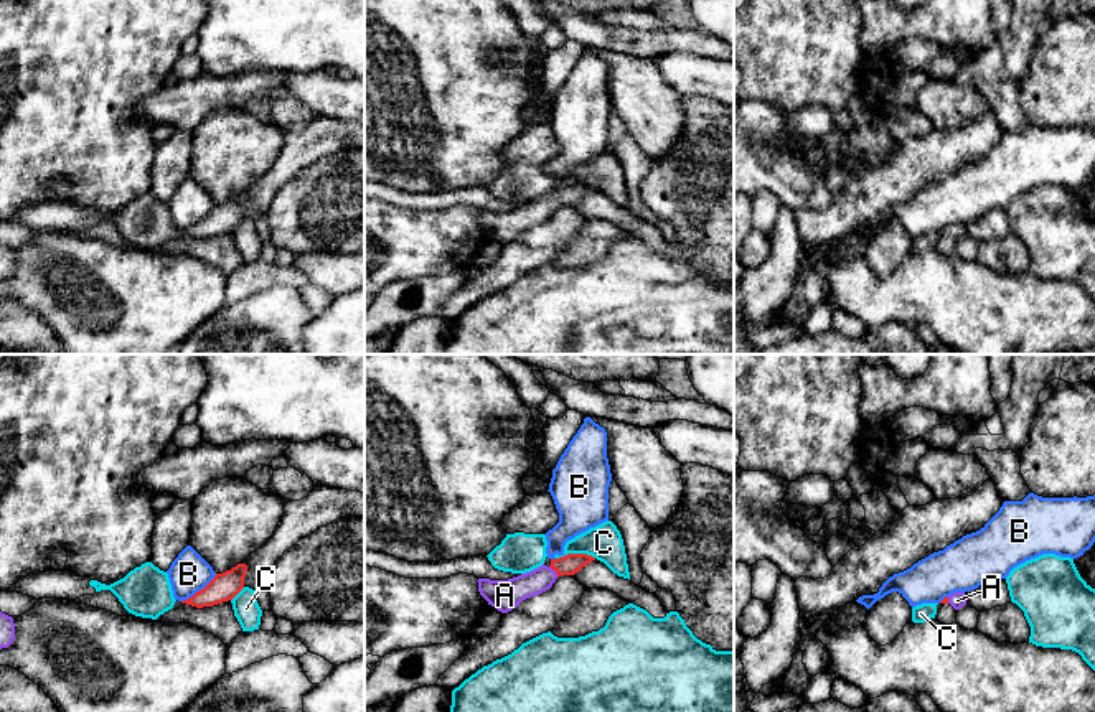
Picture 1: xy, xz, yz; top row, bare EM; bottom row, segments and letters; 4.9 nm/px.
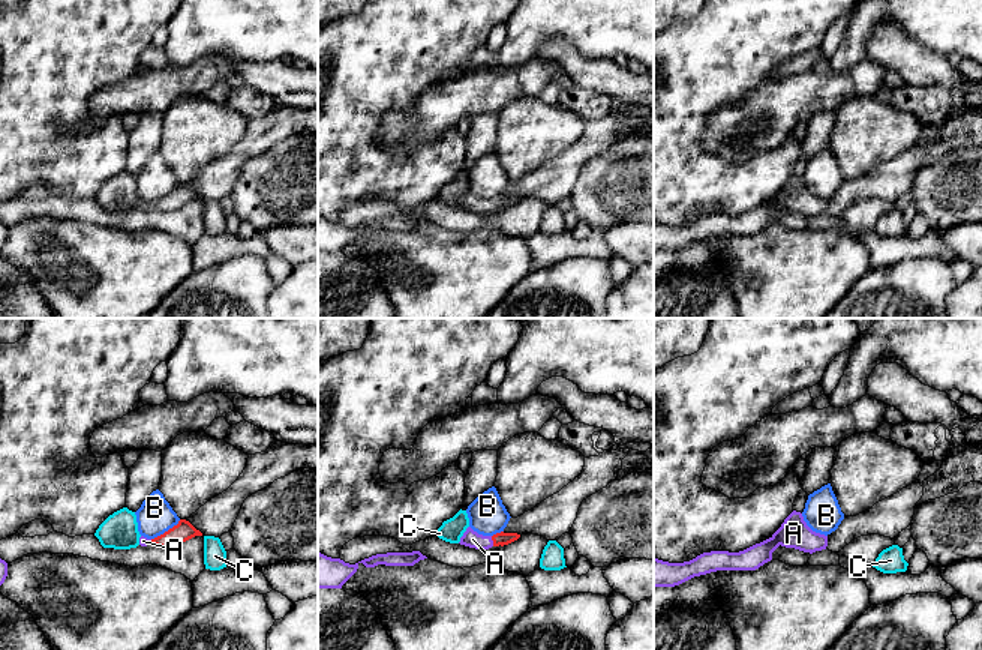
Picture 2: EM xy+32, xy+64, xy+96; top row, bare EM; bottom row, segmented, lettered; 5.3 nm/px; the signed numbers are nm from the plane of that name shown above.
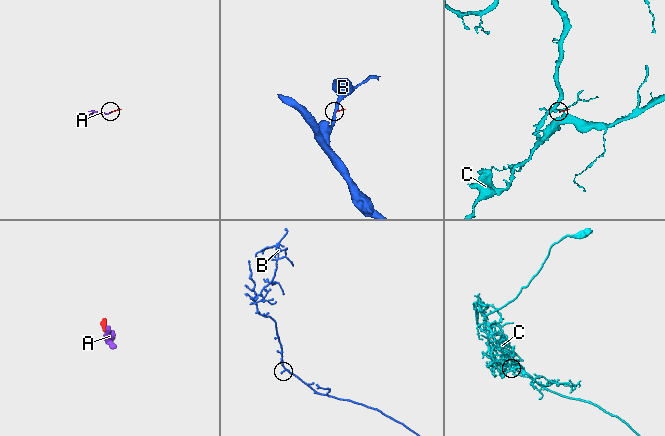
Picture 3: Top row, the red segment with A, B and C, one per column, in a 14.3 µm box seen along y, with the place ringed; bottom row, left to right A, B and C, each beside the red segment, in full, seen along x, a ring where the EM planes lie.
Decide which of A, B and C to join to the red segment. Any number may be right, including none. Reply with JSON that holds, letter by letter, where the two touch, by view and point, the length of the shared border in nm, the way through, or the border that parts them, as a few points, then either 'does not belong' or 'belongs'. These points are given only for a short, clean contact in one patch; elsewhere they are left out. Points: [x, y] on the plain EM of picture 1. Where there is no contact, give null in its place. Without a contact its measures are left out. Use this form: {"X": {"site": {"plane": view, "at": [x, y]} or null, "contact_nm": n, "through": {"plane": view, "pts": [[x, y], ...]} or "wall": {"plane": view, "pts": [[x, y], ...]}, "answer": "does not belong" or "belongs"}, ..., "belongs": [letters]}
{"A": {"site": {"plane": "xz", "at": [553, 200]}, "contact_nm": 70, "through": {"plane": "xz", "pts": [[569, 195], [553, 200], [541, 210], [508, 224]]}, "answer": "belongs"}, "B": {"site": {"plane": "xy", "at": [200, 221]}, "contact_nm": 220, "wall": {"plane": "xy", "pts": [[216, 205], [182, 233]]}, "answer": "does not belong"}, "C": {"site": {"plane": "xz", "at": [576, 185]}, "contact_nm": 200, "answer": "does not belong"}, "belongs": ["A"]}

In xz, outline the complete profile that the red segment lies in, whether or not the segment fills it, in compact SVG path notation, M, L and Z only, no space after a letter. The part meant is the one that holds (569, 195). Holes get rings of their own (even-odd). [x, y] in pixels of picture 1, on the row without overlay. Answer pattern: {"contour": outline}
{"contour": "M567 185L552 190L549 198L543 194L531 203L508 211L478 209L478 222L488 236L501 244L508 244L523 231L549 221L557 208L574 206L592 191L595 191L595 188L587 185Z"}

